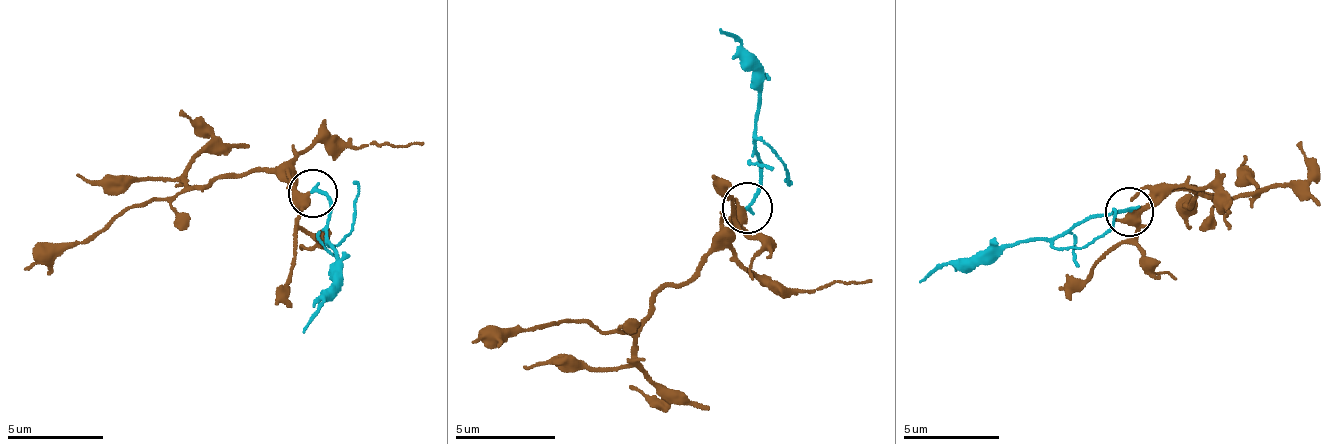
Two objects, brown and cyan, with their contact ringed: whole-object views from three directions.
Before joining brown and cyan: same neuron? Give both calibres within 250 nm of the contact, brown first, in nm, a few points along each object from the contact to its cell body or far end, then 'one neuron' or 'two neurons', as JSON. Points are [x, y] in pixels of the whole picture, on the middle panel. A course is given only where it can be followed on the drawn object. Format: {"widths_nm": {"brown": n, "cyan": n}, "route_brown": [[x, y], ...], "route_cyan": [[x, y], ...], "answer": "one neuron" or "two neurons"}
{"widths_nm": {"brown": 380, "cyan": 190}, "route_brown": [[744, 209], [734, 233], [684, 283], [664, 284], [633, 333], [560, 322], [533, 331], [494, 334], [473, 343]], "route_cyan": [[748, 209], [758, 164], [757, 70], [741, 41], [719, 31]], "answer": "one neuron"}

